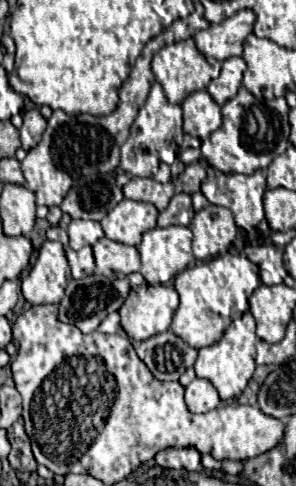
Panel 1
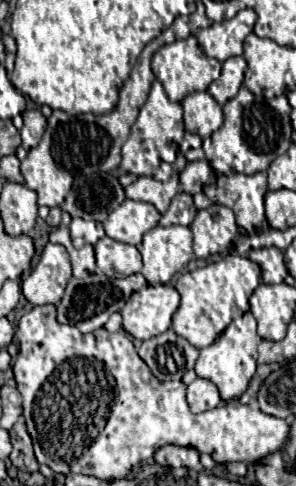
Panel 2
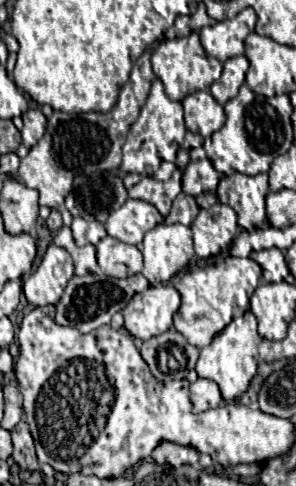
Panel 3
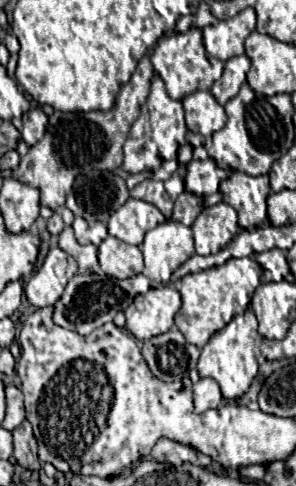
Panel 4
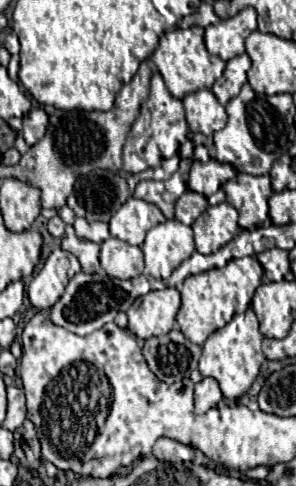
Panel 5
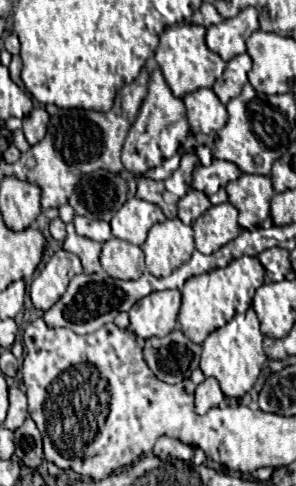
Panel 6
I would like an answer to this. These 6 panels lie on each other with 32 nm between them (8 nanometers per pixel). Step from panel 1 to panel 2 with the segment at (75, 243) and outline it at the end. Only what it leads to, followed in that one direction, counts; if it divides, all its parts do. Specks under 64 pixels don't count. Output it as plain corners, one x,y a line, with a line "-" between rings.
74,218
70,224
70,236
76,248
82,248
84,244
96,244
100,238
106,236
100,222
86,222
80,218

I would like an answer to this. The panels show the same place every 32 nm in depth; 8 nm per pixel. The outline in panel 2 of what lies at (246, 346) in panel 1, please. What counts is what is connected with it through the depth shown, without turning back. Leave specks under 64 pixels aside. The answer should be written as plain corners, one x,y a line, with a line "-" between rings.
246,312
244,316
232,320
232,324
210,346
200,350
200,356
196,360
198,378
212,380
218,386
222,400
240,398
246,392
248,382
256,372
258,342
260,342
260,336
256,334
256,318
252,316
252,312

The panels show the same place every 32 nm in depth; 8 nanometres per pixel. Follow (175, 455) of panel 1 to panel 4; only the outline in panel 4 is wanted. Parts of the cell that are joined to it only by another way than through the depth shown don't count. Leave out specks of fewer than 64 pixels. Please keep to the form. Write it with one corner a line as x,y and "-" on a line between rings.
160,438
156,446
152,448
152,456
158,462
170,462
170,464
182,464
182,462
196,462
196,450
192,446
184,446
180,442

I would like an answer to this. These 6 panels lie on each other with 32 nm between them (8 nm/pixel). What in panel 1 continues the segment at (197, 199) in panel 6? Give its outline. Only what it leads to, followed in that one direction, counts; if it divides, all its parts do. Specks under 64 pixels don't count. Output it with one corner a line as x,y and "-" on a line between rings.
176,194
168,208
164,212
160,212
158,216
158,226
172,226
172,224
180,224
180,226
188,226
194,218
194,208
192,208
192,198
190,194

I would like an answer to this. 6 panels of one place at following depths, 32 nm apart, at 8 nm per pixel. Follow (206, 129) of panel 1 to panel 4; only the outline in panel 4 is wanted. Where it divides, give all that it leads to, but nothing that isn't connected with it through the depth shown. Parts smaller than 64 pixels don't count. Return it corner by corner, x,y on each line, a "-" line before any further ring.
198,90
194,94
188,94
182,100
182,104
186,112
188,130
200,132
204,136
212,136
216,130
224,128
226,112
224,112
224,106
216,102
212,92

